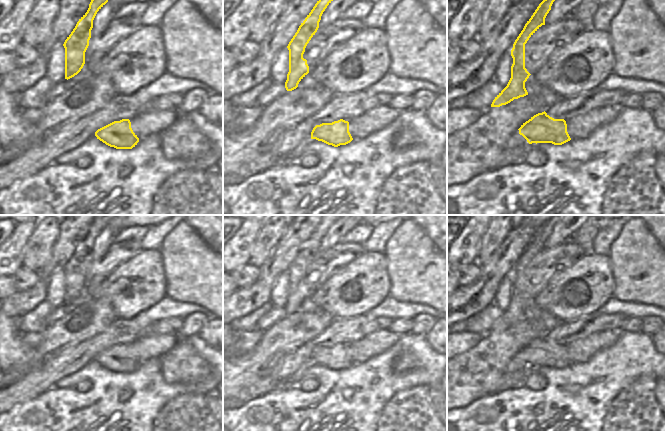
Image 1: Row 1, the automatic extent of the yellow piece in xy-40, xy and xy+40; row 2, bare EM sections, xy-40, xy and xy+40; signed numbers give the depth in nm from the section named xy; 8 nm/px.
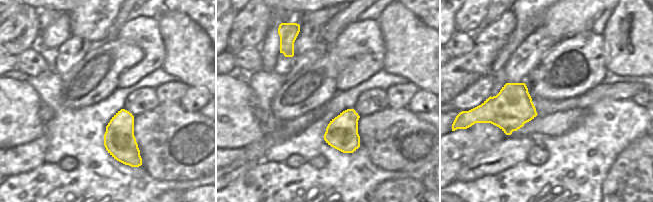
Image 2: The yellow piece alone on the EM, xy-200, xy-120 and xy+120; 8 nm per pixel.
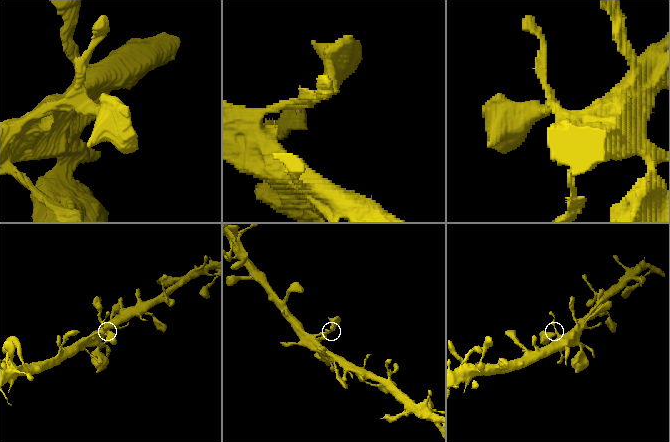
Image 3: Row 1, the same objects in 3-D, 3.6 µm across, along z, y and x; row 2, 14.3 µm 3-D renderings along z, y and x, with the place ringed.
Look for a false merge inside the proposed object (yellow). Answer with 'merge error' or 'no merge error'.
no merge error

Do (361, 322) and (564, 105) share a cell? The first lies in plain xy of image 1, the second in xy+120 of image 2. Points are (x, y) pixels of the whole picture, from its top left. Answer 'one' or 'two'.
two

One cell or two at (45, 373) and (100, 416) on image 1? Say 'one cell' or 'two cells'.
two cells

